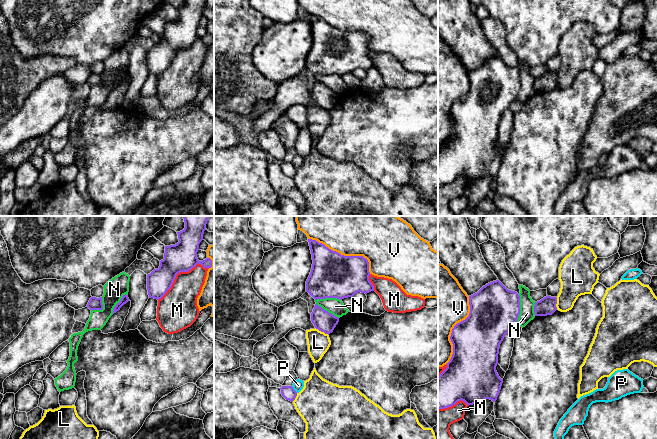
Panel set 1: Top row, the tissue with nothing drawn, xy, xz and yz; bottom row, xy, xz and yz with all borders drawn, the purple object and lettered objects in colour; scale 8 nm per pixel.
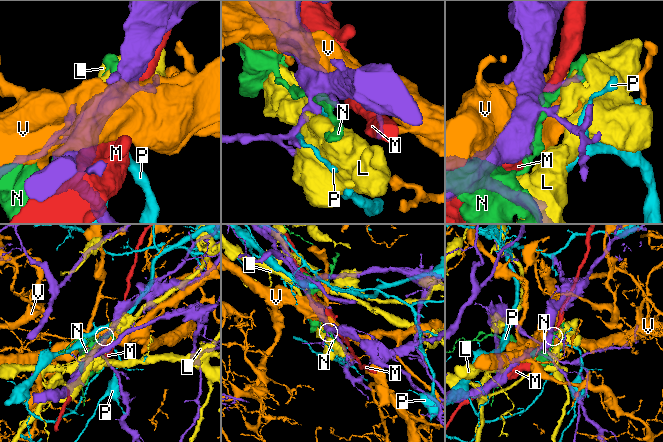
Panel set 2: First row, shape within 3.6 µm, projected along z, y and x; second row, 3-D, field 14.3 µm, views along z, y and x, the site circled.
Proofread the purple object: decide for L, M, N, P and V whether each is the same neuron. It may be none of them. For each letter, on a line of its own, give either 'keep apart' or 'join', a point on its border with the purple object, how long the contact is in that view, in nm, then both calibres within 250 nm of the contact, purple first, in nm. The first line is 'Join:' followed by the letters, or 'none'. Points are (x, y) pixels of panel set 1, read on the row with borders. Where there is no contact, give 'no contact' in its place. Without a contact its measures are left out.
Join: none
L: keep apart; contact xz (322, 331); length 130 nm; calibres 160 and 180 nm
M: keep apart; contact xy (179, 272); length 480 nm; calibres 240 and 280 nm
N: keep apart; contact yz (519, 308); length 240 nm; calibres 400 and 120 nm
P: keep apart; contact xz (293, 389); length 80 nm; calibres 100 and 90 nm
V: keep apart; contact xz (343, 255); length 600 nm; calibres 360 and 480 nm

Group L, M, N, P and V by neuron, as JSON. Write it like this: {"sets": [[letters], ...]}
{"sets": [["L"], ["M"], ["N"], ["P"], ["V"]]}

